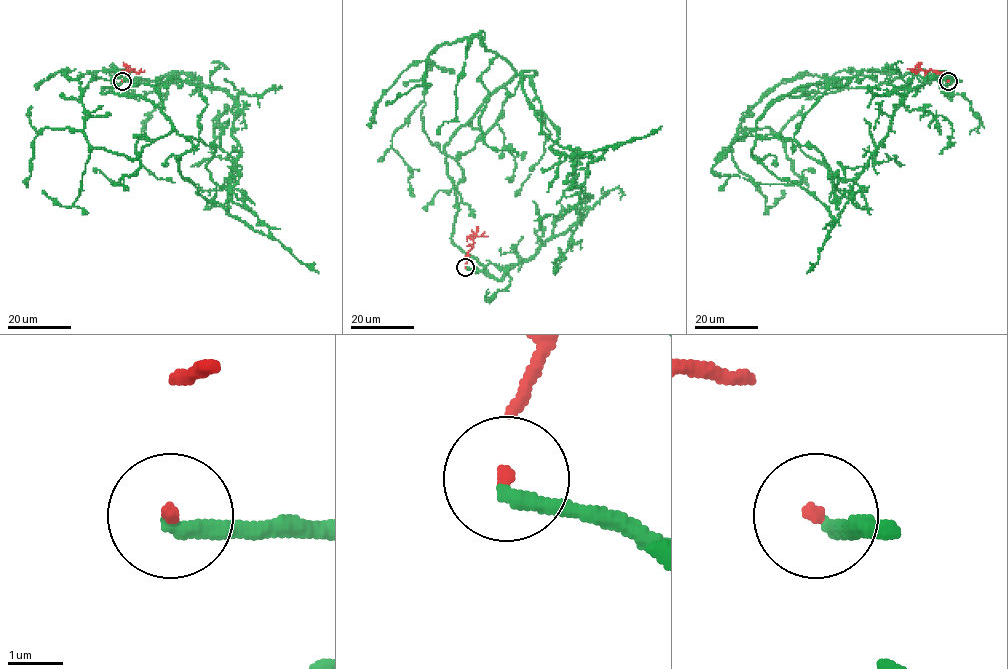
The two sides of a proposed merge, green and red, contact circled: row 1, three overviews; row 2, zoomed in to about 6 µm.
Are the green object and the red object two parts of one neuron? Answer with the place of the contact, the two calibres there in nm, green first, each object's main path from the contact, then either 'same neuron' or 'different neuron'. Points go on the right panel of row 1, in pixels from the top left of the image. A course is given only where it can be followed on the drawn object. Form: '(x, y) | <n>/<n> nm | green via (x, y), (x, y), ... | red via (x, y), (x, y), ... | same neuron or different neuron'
(948, 81) | 300/150 nm | green via (948, 81), (915, 70), (876, 86), (781, 95), (716, 158), (785, 79), (847, 70), (877, 81) | red via (947, 81), (944, 73), (931, 70), (916, 73), (917, 71) | different neuron

